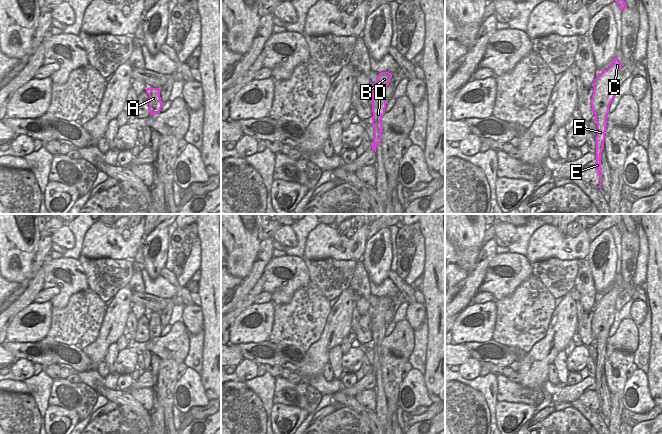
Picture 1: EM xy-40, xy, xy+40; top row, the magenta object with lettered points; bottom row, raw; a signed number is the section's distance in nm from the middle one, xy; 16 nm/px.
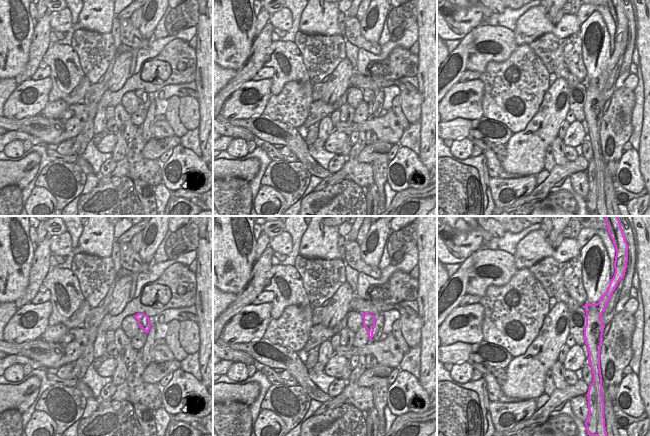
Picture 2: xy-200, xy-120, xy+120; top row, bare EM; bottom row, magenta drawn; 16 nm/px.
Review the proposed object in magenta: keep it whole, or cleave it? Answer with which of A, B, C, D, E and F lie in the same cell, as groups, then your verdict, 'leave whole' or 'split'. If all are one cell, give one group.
groups A D E F / B C; split

